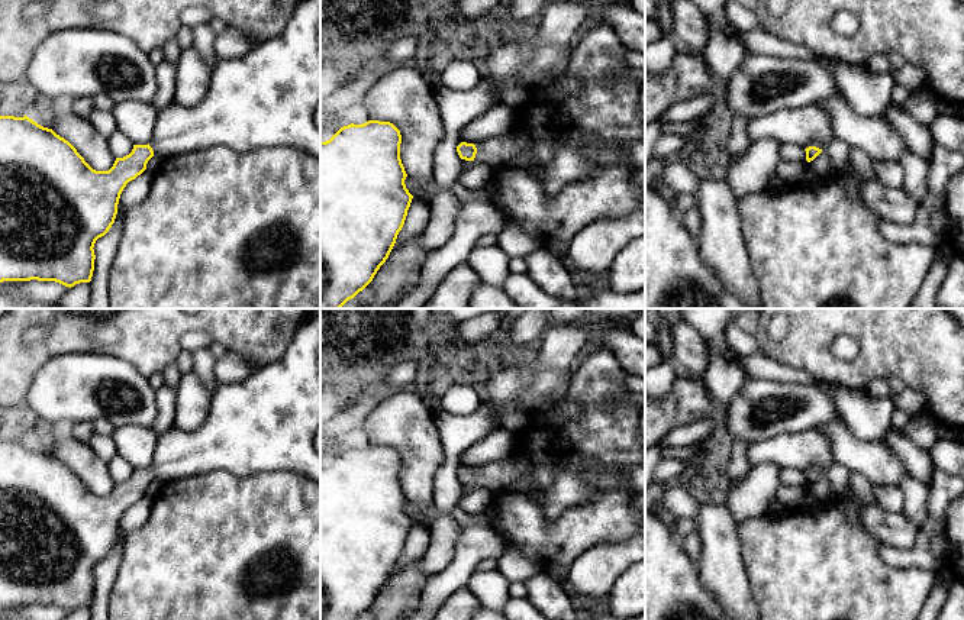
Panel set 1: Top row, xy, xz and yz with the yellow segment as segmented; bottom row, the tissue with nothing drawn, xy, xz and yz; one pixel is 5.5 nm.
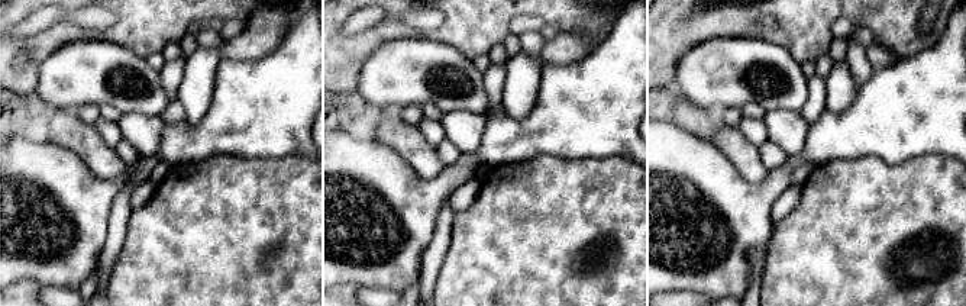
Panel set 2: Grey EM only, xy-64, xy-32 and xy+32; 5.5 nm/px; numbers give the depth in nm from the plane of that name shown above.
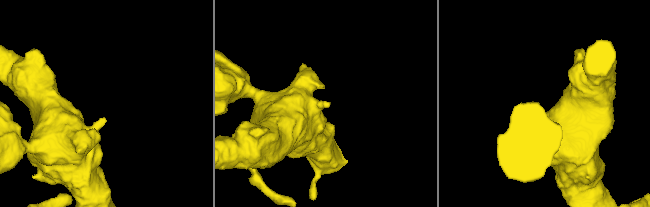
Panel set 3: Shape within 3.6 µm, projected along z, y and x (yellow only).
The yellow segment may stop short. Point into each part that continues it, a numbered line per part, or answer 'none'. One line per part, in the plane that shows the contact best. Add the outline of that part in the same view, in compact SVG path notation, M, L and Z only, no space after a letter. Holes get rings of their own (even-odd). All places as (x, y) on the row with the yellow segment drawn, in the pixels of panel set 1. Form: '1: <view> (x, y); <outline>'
1: xz (570, 162); M573 129L555 146L551 159L538 162L533 154L533 142L525 132L509 132L483 139L475 145L474 161L499 171L503 168L522 168L533 172L548 197L558 194L565 185L590 178L597 169L594 159L589 156L594 139Z

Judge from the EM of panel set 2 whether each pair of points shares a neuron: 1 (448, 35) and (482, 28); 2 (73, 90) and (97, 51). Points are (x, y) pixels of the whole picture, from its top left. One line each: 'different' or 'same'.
1: same
2: same

